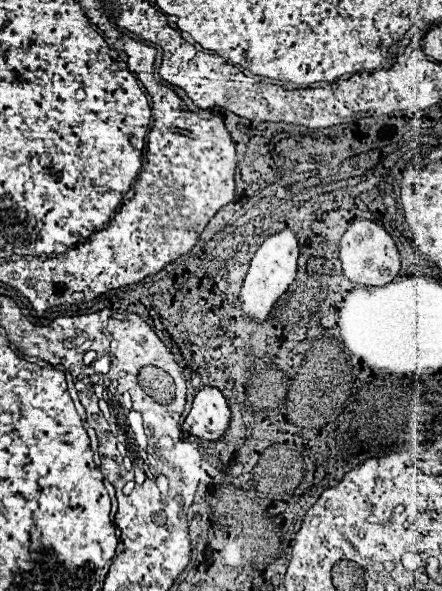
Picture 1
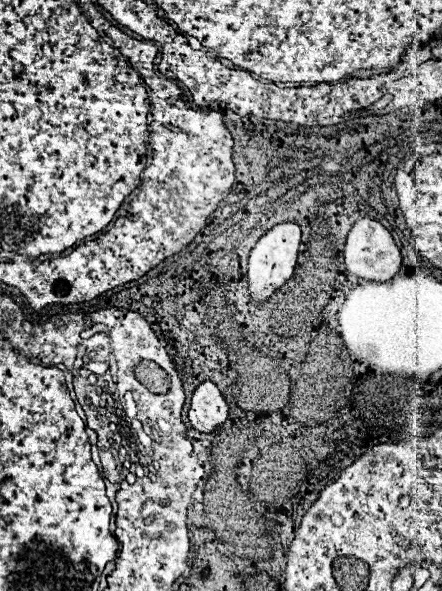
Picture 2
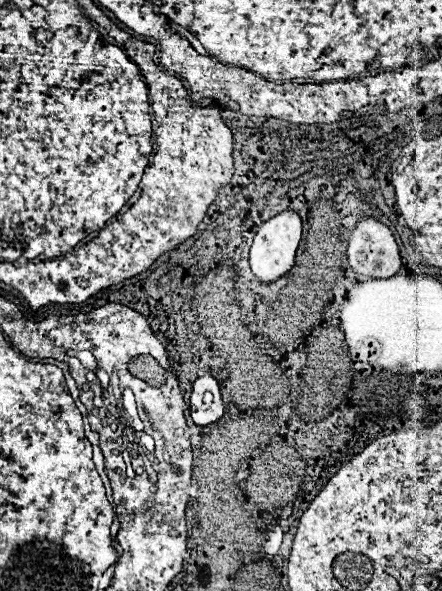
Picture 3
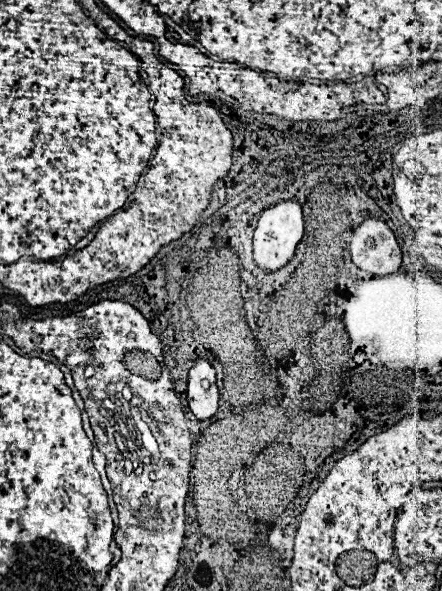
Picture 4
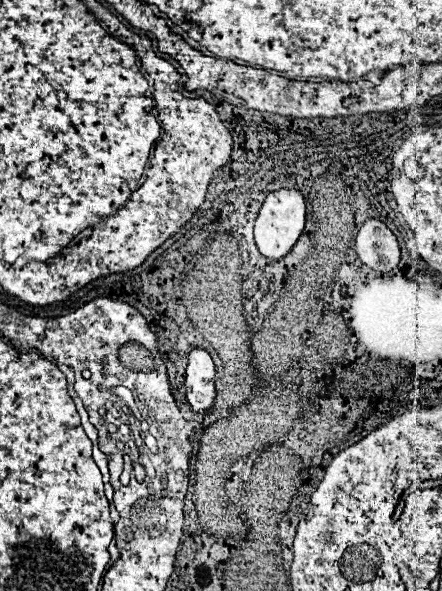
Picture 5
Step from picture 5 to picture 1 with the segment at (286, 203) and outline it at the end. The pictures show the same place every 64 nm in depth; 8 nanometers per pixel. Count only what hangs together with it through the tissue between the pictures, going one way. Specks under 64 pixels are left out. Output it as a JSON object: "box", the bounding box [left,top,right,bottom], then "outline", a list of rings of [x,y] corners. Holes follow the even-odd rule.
{"box":[242,228,300,320],"outline":[[[284,228],[278,234],[268,236],[260,248],[256,250],[248,274],[244,278],[244,286],[242,286],[242,310],[246,316],[250,316],[252,320],[264,320],[272,314],[272,308],[276,304],[276,300],[288,290],[288,286],[294,282],[296,278],[296,260],[300,256],[298,250],[298,234],[290,228]]]}

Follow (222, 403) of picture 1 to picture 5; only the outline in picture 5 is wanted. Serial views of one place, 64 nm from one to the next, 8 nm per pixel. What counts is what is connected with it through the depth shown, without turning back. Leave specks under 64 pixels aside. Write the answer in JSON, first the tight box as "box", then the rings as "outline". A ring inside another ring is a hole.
{"box":[186,346,216,412],"outline":[[[192,346],[186,366],[186,396],[196,412],[206,412],[216,396],[214,390],[214,362],[208,350]]]}

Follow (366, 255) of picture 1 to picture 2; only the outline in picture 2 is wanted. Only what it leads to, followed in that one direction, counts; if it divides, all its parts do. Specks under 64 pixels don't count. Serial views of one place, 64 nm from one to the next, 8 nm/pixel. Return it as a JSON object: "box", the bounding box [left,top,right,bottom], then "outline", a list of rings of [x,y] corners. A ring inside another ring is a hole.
{"box":[344,218,400,282],"outline":[[[362,218],[358,220],[348,238],[346,238],[346,246],[344,246],[344,262],[348,272],[356,274],[358,278],[366,278],[372,282],[386,282],[390,278],[394,278],[400,270],[400,250],[392,238],[392,234],[376,220],[372,218]]]}

